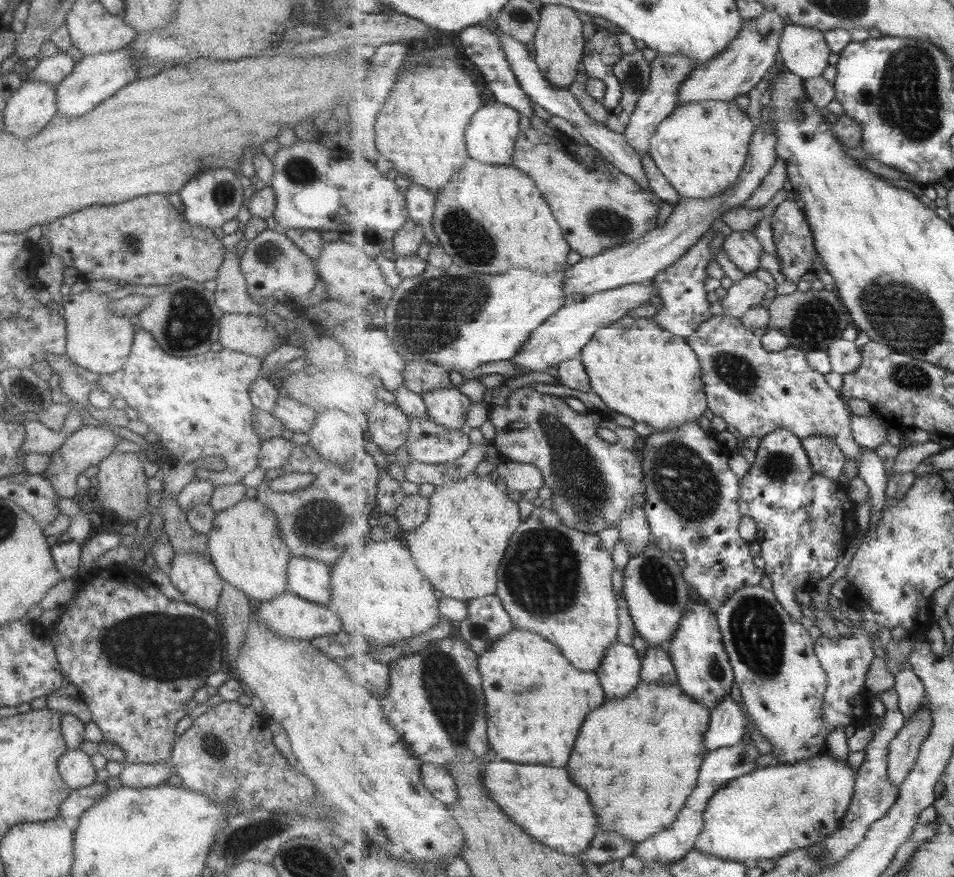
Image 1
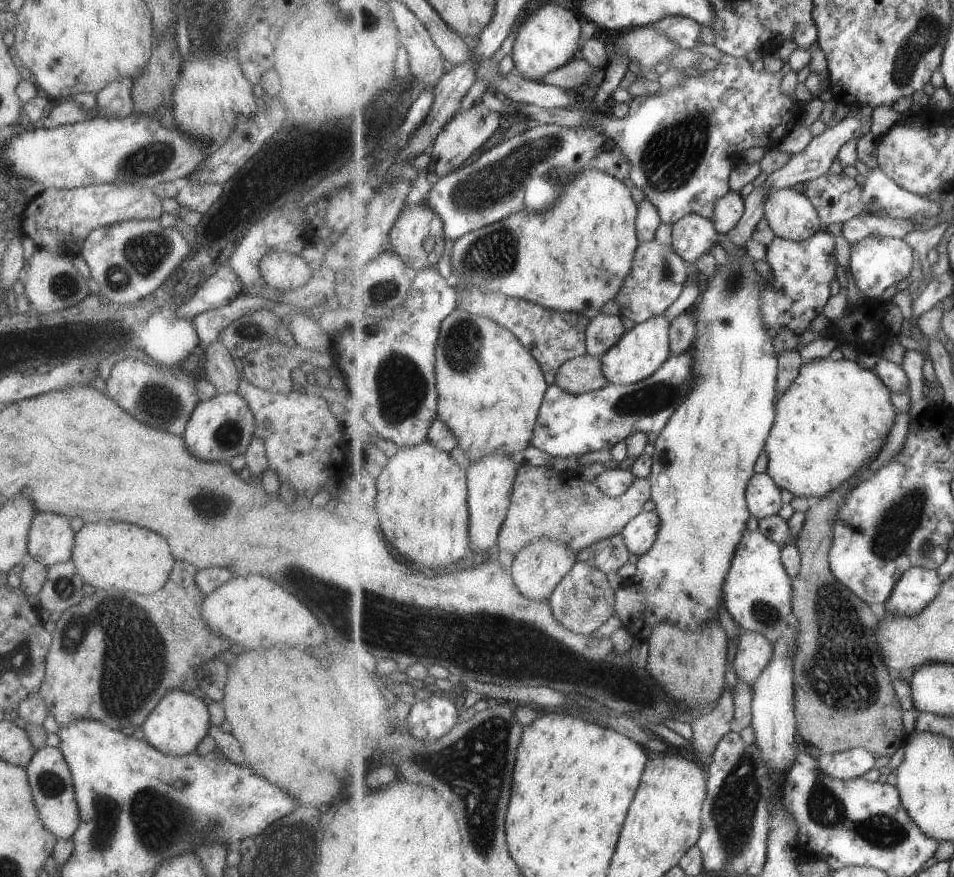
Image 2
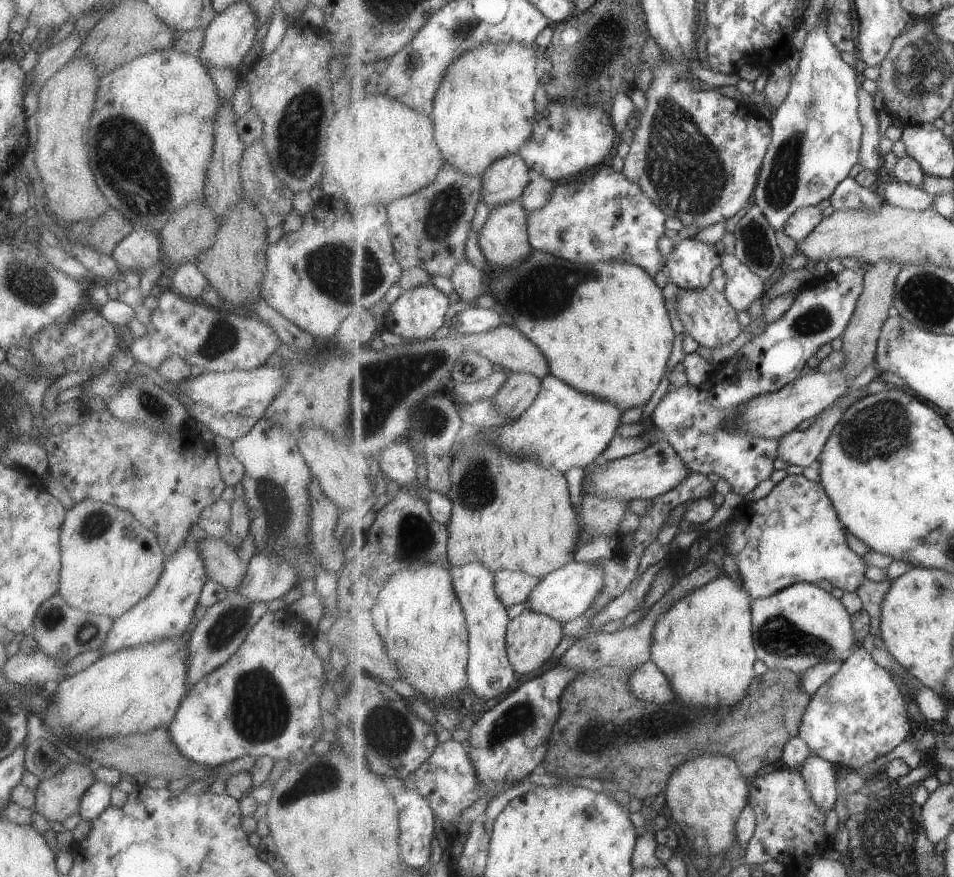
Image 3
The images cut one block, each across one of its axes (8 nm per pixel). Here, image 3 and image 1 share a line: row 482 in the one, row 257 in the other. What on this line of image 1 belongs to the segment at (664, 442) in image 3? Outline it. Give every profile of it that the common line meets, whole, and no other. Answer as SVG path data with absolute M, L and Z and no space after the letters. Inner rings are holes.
M764 96L761 101L763 125L757 127L753 133L747 162L744 170L741 171L737 185L729 189L725 195L715 199L682 198L662 227L656 227L653 231L650 230L645 236L631 244L605 250L597 256L582 257L578 263L569 266L565 270L564 288L566 288L567 300L570 301L570 296L573 296L573 294L583 294L587 297L593 296L597 292L615 290L626 284L653 281L661 271L676 263L678 258L681 258L693 244L698 243L702 236L711 230L715 218L719 218L723 212L727 212L731 208L742 206L746 200L753 196L753 192L756 192L757 188L761 187L766 176L778 161L776 127L773 126L771 112L766 107L769 97L771 96Z

